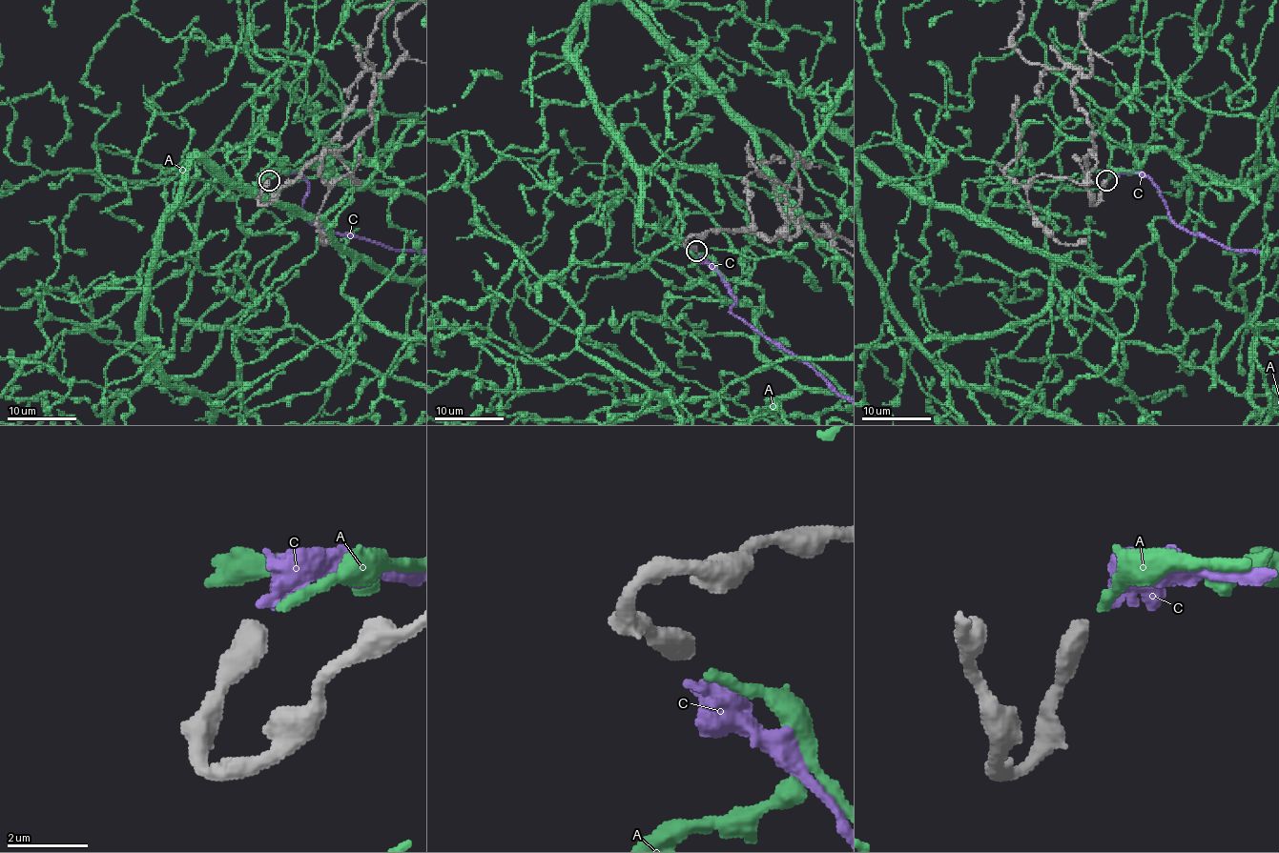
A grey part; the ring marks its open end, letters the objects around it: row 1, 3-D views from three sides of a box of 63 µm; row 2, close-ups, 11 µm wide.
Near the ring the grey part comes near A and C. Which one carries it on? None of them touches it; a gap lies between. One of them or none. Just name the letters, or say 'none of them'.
A

